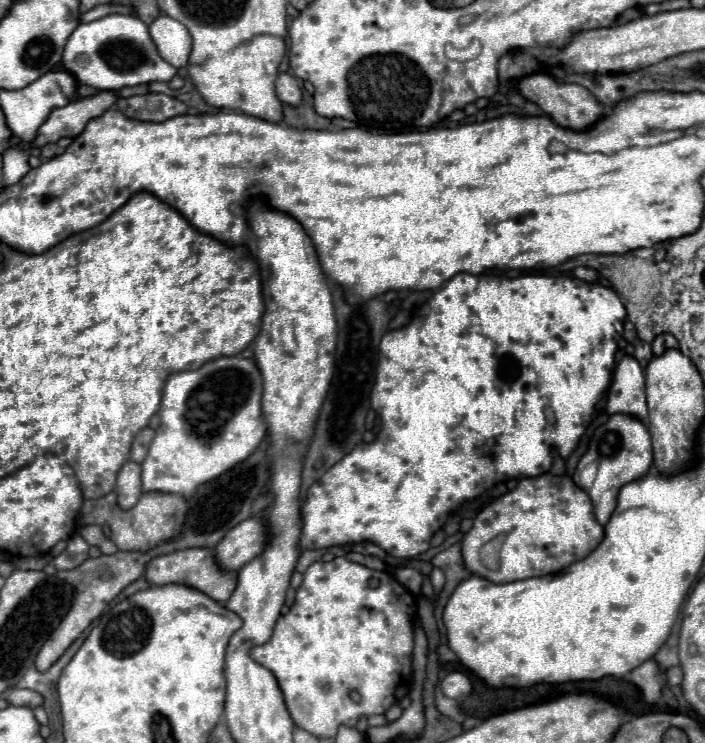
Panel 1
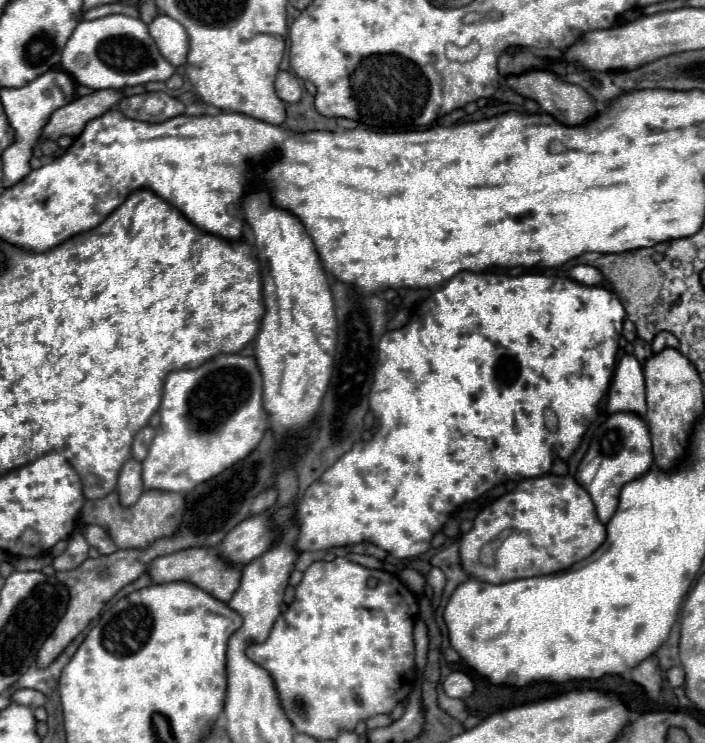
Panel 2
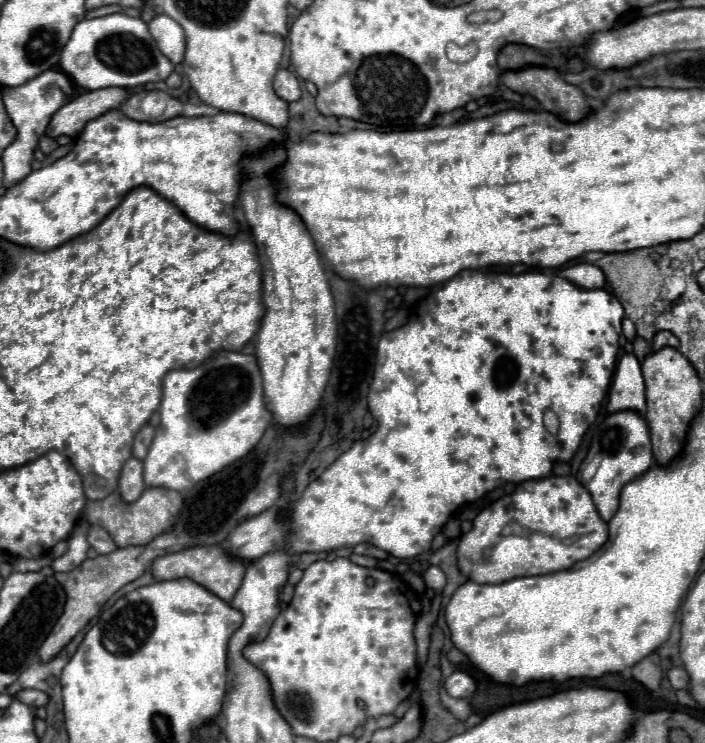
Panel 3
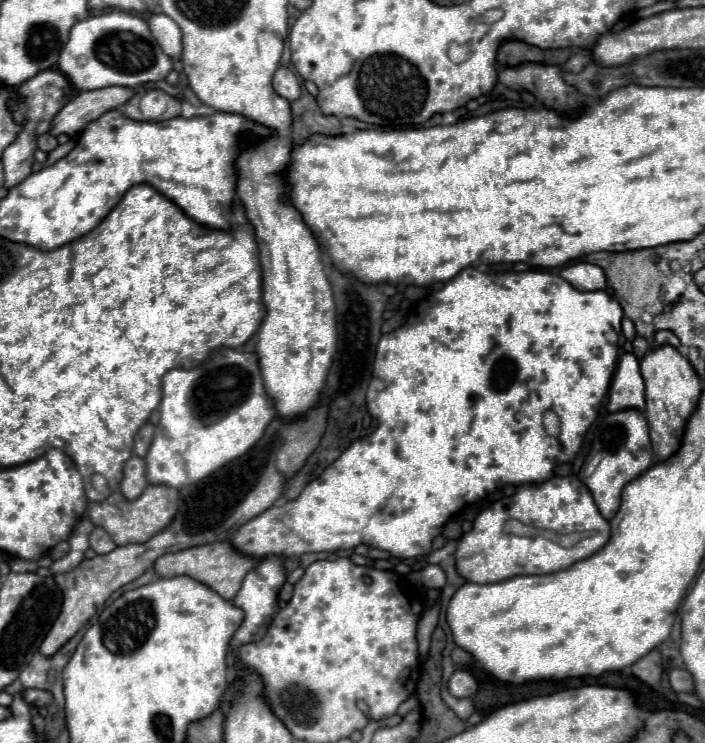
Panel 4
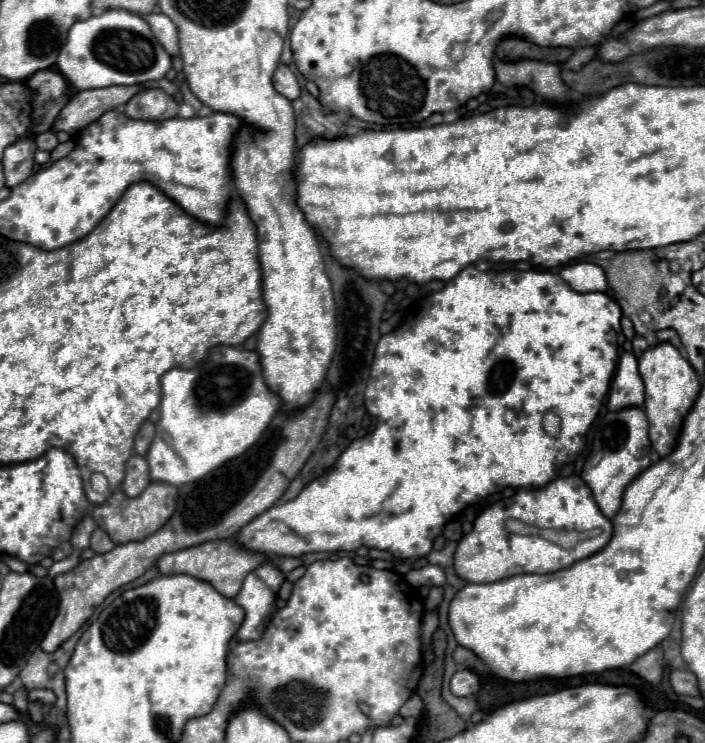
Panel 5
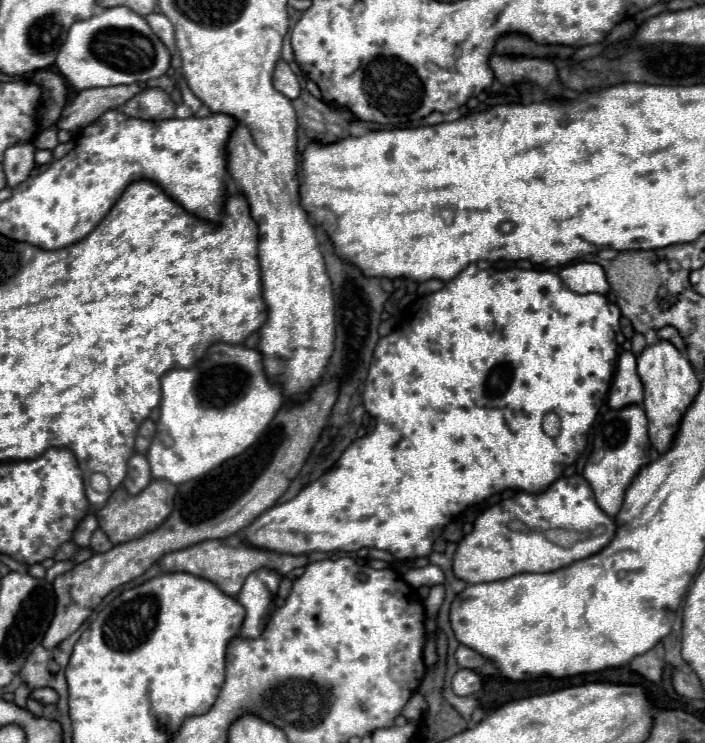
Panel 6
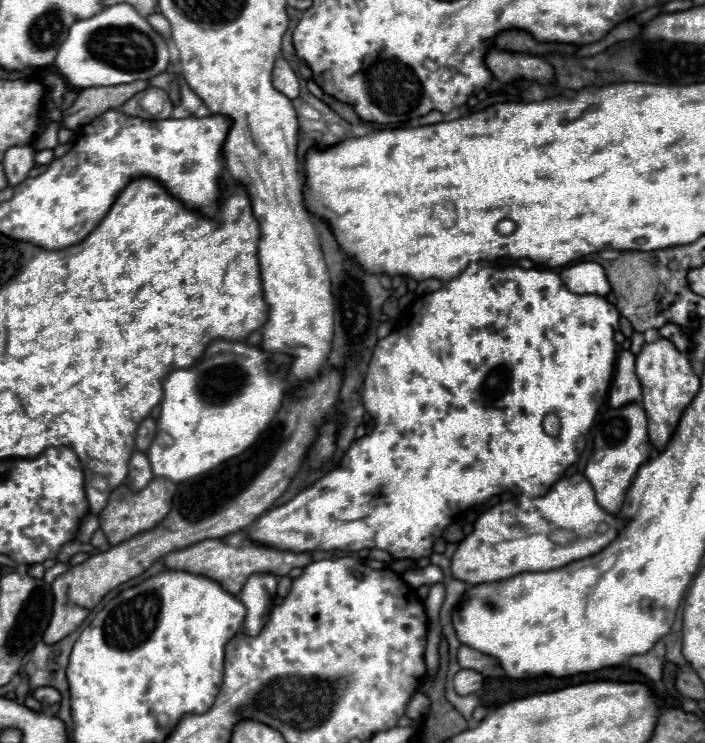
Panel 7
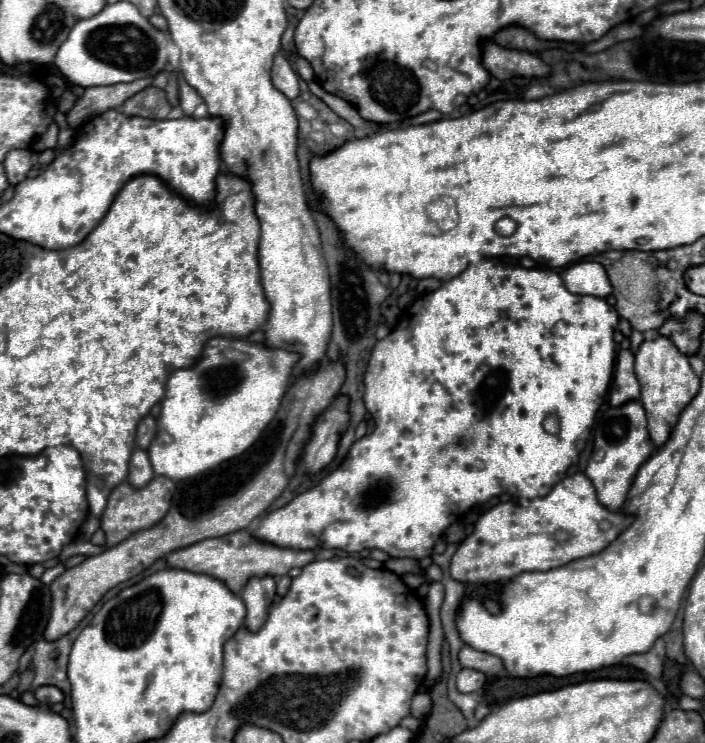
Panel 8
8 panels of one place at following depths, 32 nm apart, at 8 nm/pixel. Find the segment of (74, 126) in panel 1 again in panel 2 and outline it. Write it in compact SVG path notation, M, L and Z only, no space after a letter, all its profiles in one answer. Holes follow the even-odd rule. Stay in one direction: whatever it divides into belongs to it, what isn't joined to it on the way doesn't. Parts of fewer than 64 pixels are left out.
M112 88L96 90L92 94L76 98L70 104L58 108L50 116L48 124L44 126L42 138L46 138L46 136L50 136L50 140L58 140L60 136L76 138L84 130L86 122L90 122L92 118L98 118L104 112L108 112L122 98L124 98L122 90L112 90Z

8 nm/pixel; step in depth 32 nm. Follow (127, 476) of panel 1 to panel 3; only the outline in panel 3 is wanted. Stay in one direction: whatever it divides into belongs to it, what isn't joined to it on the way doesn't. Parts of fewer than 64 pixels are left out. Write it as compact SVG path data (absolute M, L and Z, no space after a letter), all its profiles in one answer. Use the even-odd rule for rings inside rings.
M130 458L124 468L122 468L122 476L120 476L120 482L118 482L118 488L120 488L120 494L122 494L122 500L124 502L132 502L132 500L138 500L140 494L144 492L146 484L144 484L144 464L142 460L138 458Z

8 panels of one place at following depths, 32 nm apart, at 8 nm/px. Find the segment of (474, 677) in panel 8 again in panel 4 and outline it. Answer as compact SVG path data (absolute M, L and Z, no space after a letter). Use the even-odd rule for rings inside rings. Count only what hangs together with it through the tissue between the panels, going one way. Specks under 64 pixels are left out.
M456 670L448 682L448 690L452 696L458 696L458 698L474 696L478 692L478 682L468 670Z

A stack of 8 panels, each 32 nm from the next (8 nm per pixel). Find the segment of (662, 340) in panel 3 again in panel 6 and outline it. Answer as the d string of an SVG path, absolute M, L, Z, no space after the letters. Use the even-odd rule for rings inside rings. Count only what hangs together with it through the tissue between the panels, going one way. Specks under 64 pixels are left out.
M664 326L664 328L660 328L660 330L658 330L658 338L672 342L678 350L684 350L684 348L686 348L684 338L680 336L680 332L678 332L674 326Z

